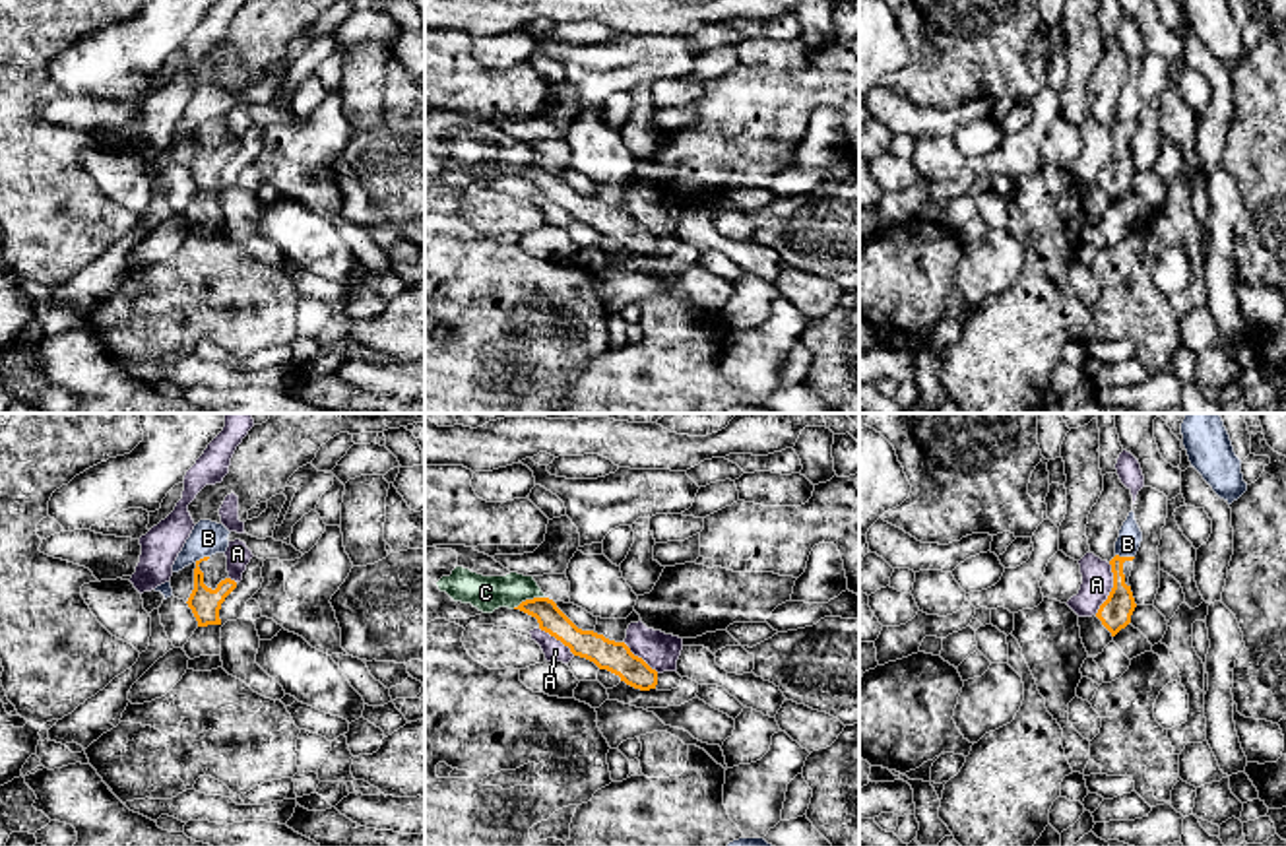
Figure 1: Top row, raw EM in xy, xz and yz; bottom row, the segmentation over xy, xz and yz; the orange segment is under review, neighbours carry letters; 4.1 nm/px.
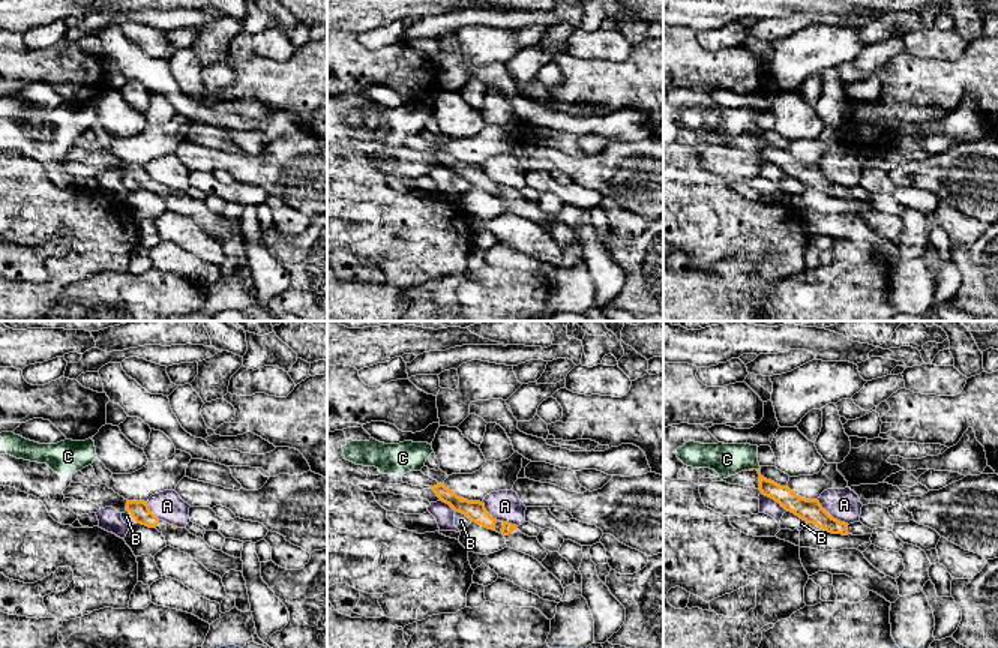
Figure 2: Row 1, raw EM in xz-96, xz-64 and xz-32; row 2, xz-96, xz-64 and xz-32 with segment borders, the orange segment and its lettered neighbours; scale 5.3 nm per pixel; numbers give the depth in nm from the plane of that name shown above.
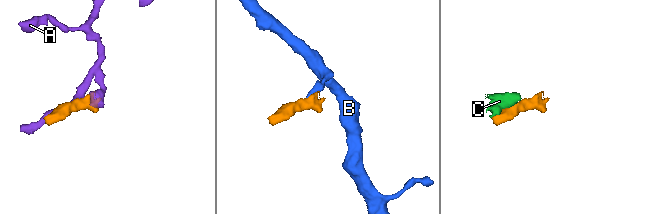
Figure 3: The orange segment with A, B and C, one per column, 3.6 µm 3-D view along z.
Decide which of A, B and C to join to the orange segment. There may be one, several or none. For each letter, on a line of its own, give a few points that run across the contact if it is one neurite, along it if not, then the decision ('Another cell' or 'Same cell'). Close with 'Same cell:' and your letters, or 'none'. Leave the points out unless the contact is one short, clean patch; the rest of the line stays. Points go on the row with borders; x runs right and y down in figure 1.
A: Another cell
B: Line: yz (1116, 553), (1133, 557). Another cell
C: Line: xz (544, 596), (522, 600), (513, 608). Another cell
Same cell: none

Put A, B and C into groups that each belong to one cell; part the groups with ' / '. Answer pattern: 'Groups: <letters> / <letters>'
Groups: A / B / C

